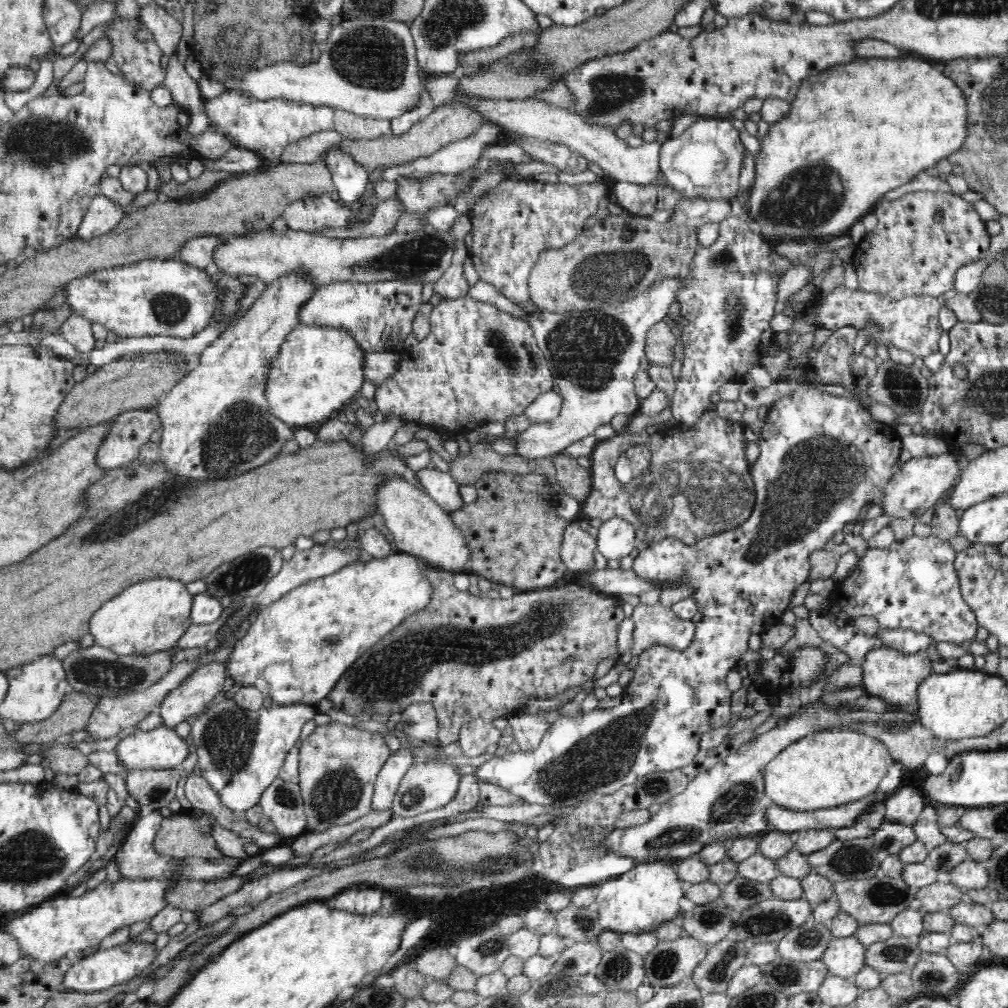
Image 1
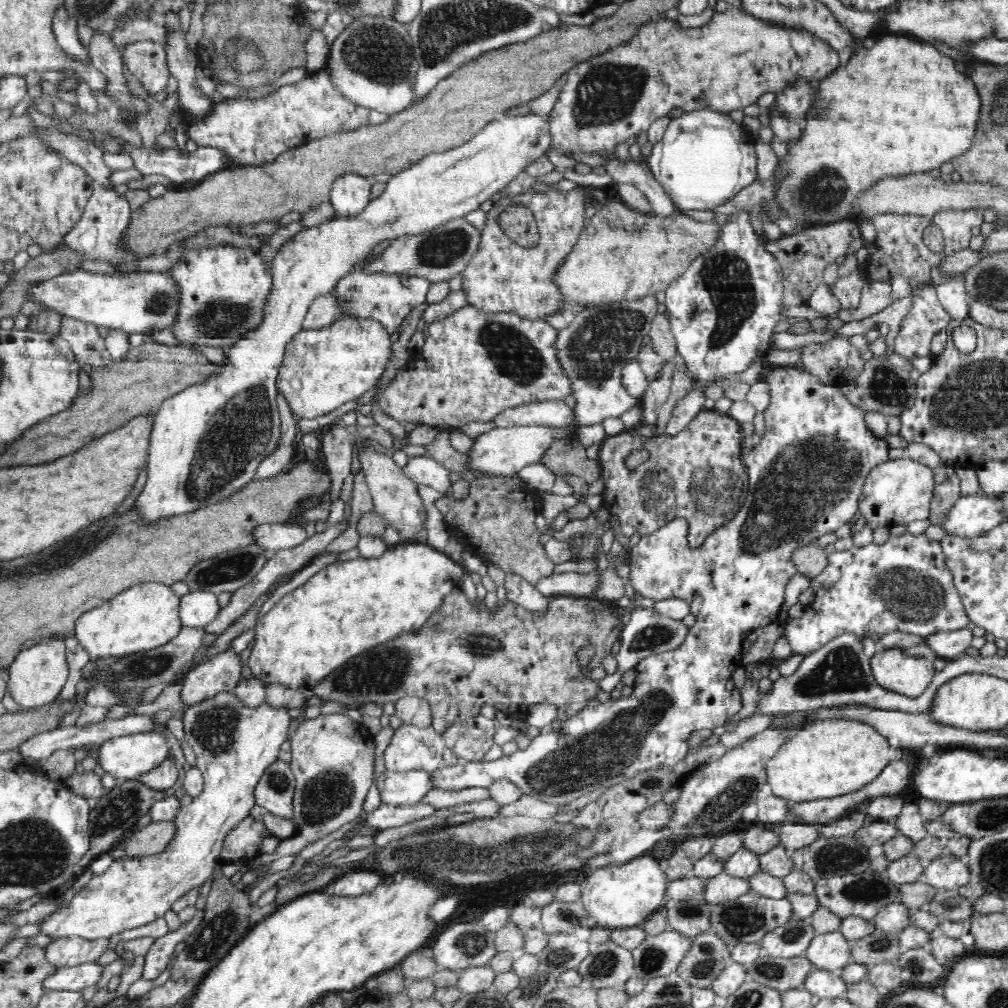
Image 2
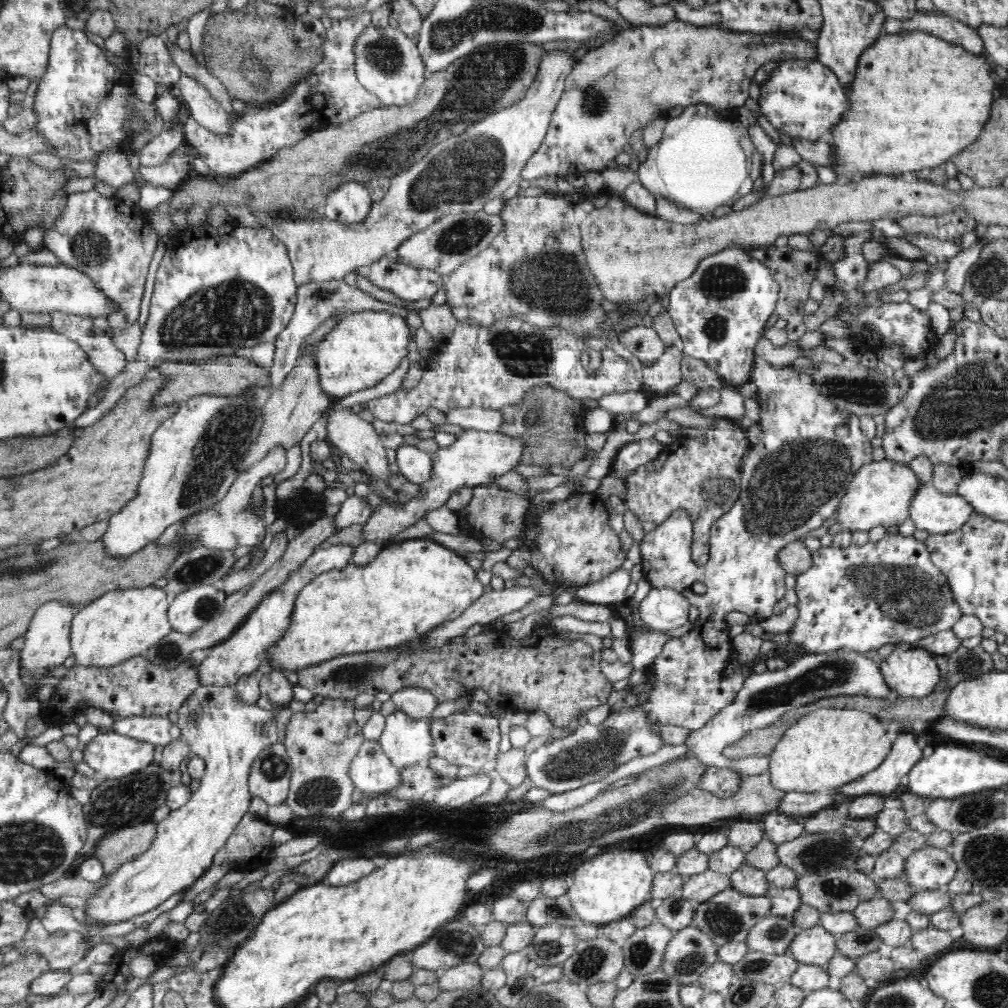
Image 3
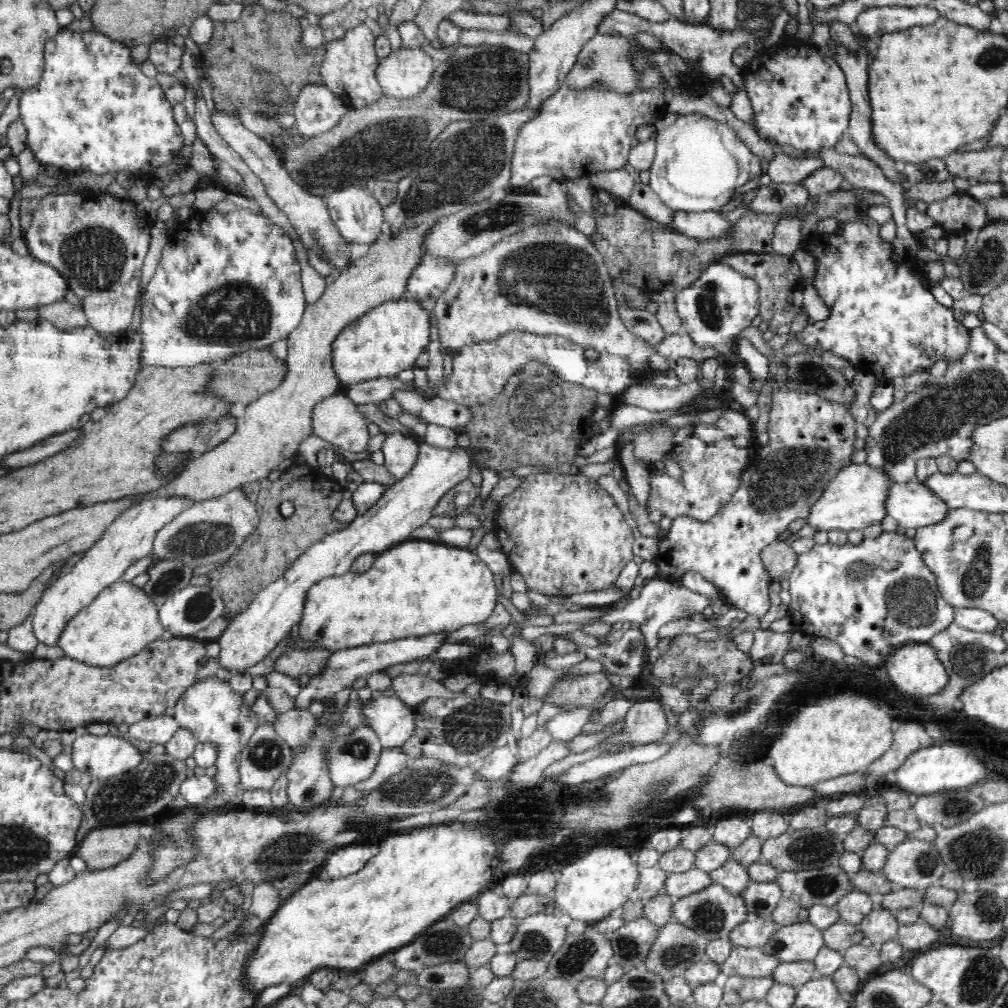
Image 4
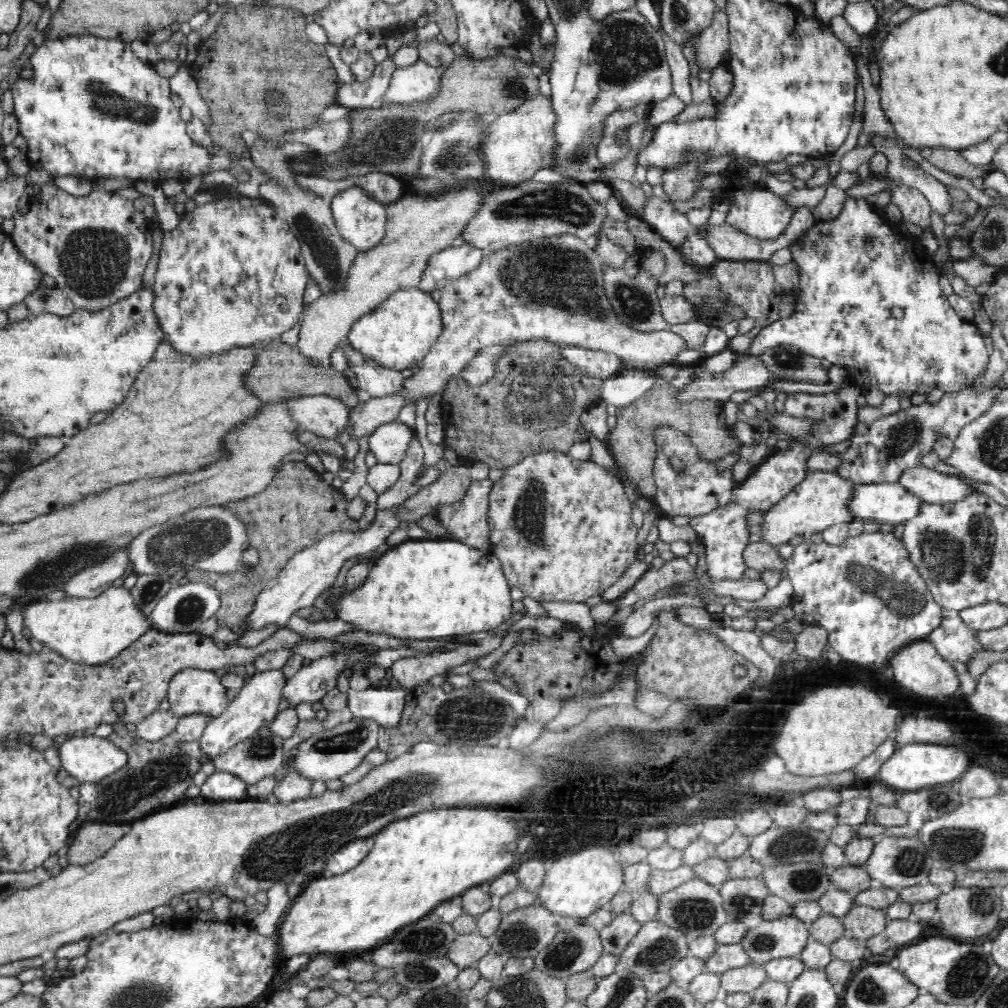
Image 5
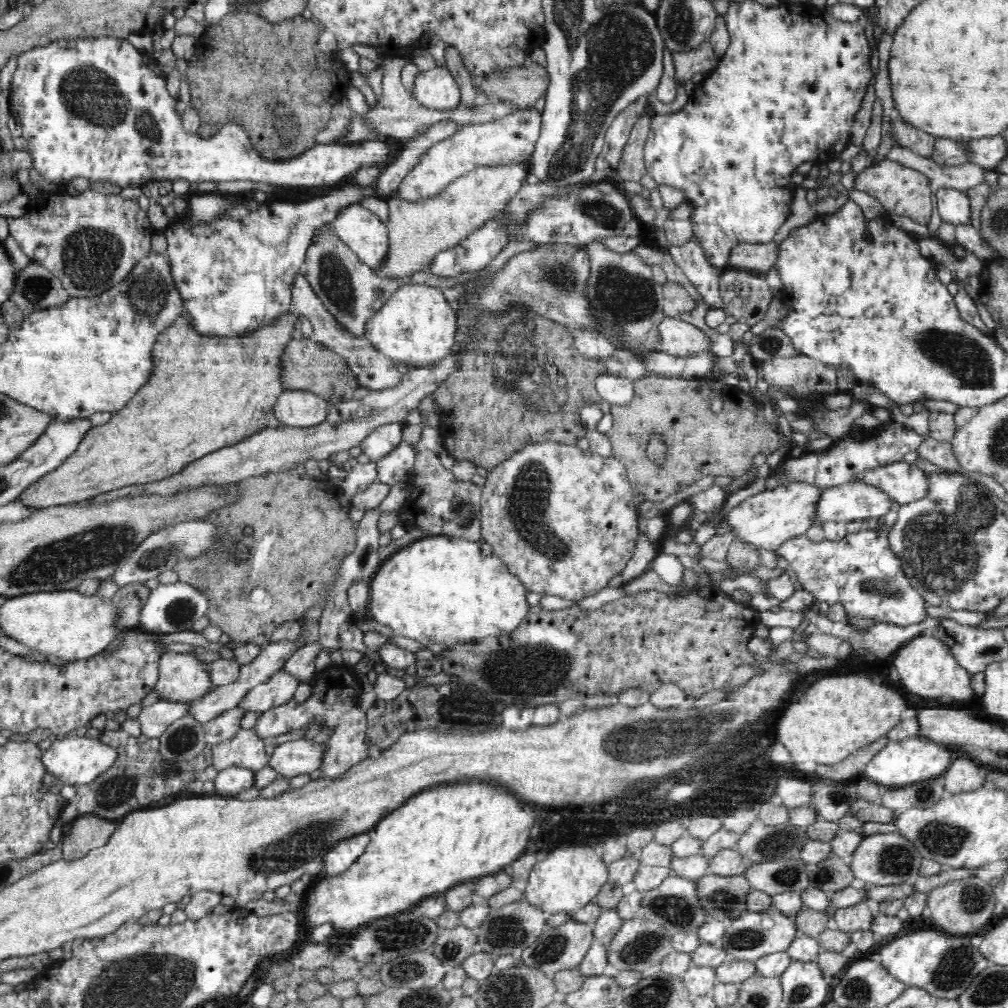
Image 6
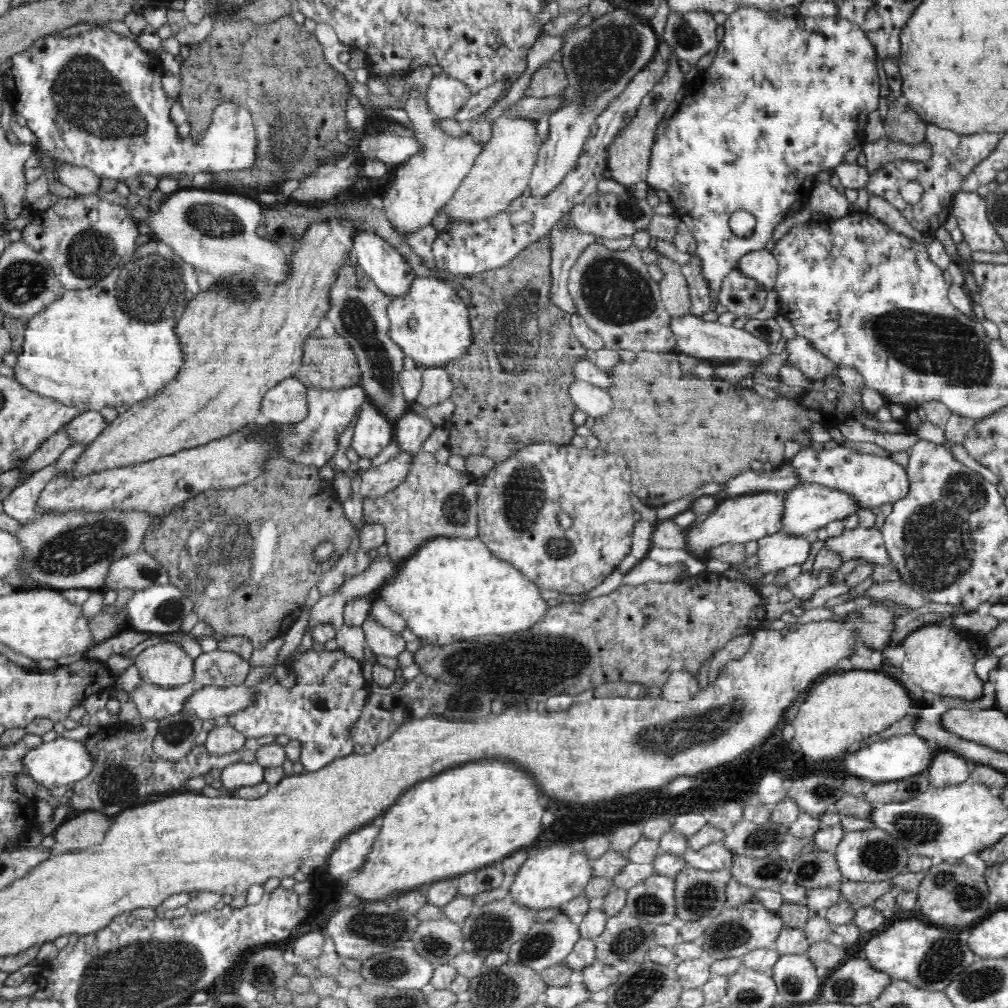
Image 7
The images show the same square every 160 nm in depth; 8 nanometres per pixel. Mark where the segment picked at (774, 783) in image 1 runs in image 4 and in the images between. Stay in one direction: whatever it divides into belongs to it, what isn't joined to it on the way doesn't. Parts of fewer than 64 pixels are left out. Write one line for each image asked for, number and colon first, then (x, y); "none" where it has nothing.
2: (830, 757)
3: (826, 748)
4: (844, 733)

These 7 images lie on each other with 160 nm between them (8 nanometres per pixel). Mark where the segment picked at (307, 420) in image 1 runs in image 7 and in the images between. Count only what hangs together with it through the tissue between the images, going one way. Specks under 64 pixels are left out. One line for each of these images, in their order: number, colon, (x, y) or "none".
2: (322, 369)
3: (367, 346)
4: (388, 339)
5: (398, 334)
6: (417, 326)
7: (432, 324)

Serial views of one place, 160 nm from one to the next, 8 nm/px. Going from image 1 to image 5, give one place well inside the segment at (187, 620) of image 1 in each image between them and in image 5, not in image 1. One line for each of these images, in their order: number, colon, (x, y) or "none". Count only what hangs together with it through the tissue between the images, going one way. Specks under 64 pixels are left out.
2: (144, 617)
3: (119, 624)
4: (122, 620)
5: (90, 630)

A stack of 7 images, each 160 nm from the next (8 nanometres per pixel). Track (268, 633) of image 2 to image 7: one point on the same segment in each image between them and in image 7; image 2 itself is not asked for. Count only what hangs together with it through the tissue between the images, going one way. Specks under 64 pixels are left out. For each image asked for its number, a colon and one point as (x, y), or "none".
3: (413, 586)
4: (417, 588)
5: (432, 588)
6: (448, 590)
7: (451, 589)

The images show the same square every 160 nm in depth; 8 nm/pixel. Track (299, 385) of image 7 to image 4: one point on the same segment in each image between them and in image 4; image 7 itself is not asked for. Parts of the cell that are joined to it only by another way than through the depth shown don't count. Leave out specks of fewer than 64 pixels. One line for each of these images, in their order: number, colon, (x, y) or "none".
4: (336, 419)
5: (321, 414)
6: (294, 407)

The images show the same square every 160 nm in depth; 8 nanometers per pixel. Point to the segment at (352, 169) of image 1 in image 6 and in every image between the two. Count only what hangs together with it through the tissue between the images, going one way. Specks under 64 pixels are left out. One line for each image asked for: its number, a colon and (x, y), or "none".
2: (349, 195)
3: (350, 204)
4: (359, 217)
5: (360, 220)
6: (367, 236)

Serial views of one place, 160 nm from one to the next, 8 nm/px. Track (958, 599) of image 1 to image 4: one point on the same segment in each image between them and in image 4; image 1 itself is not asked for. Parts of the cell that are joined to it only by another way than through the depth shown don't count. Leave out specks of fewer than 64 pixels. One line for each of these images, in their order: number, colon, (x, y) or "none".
2: (902, 585)
3: (862, 597)
4: (872, 598)

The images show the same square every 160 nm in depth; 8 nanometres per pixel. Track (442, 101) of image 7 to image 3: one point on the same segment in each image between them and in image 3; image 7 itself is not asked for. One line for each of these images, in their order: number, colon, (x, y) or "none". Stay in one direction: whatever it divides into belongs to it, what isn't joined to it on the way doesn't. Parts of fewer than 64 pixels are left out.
3: (389, 64)
4: (404, 74)
5: (421, 82)
6: (437, 89)

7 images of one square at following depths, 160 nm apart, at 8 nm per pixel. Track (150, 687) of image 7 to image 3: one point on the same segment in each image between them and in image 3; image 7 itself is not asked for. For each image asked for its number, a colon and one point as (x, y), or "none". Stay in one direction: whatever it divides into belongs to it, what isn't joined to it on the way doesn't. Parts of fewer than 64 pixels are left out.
3: (159, 731)
4: (158, 729)
5: (156, 725)
6: (155, 718)

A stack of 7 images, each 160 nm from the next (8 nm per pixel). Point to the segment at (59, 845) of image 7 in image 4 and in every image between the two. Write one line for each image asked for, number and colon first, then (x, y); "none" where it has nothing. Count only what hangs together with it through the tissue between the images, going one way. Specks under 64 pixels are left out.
4: (102, 847)
5: (92, 840)
6: (88, 832)

